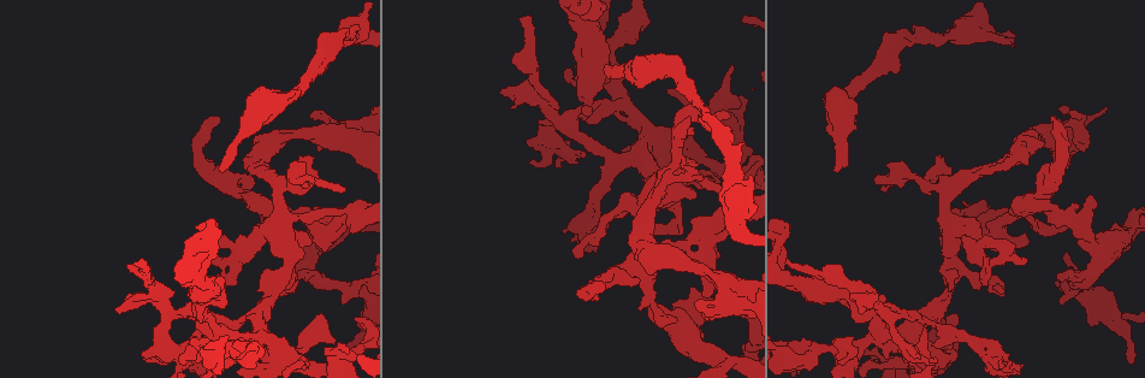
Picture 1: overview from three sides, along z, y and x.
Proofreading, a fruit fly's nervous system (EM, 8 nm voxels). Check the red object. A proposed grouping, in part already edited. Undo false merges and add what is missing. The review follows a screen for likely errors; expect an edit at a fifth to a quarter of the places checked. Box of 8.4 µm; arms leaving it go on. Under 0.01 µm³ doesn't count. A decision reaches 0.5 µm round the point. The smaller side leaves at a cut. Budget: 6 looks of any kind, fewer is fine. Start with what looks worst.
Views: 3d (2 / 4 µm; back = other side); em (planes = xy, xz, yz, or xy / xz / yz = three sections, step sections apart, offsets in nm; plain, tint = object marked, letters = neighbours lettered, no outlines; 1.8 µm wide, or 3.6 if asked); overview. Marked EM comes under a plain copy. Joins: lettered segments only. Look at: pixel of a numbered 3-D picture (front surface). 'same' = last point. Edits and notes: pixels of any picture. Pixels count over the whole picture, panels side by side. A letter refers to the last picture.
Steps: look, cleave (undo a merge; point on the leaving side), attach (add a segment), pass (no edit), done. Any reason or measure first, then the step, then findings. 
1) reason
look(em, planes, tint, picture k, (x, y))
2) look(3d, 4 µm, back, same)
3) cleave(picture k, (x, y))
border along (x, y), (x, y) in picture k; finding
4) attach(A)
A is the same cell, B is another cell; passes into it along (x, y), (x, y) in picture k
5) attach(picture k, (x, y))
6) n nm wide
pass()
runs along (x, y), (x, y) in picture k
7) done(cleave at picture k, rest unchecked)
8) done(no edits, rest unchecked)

thick turns thin
look(3d, 4 µm, picture 1, (625, 163))

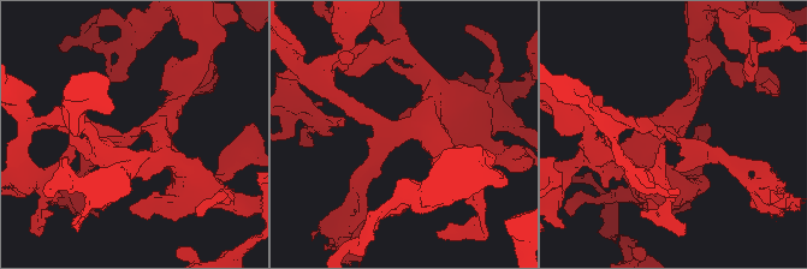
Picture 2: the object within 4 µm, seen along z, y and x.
3 arms; arms of 170, 360, 360 nm
look(em, planes, letters, picture 2, (399, 138))

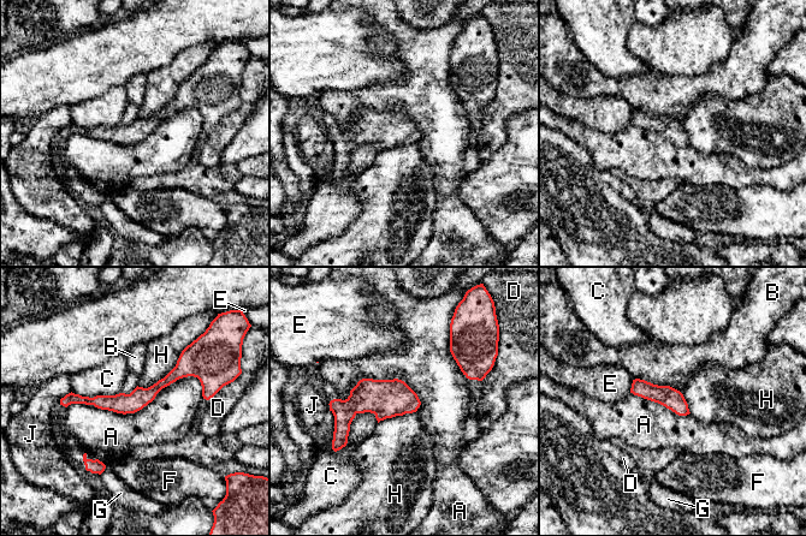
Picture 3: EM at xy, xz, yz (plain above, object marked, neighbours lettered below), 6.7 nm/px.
140 nm wide; A touches over 900 nm
pass()
A, B, C, D, E, F, G, H and J are other cells; continuous, no second neuron

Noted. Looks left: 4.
four-way junction
look(em, planes, tint, picture 1, (356, 291))

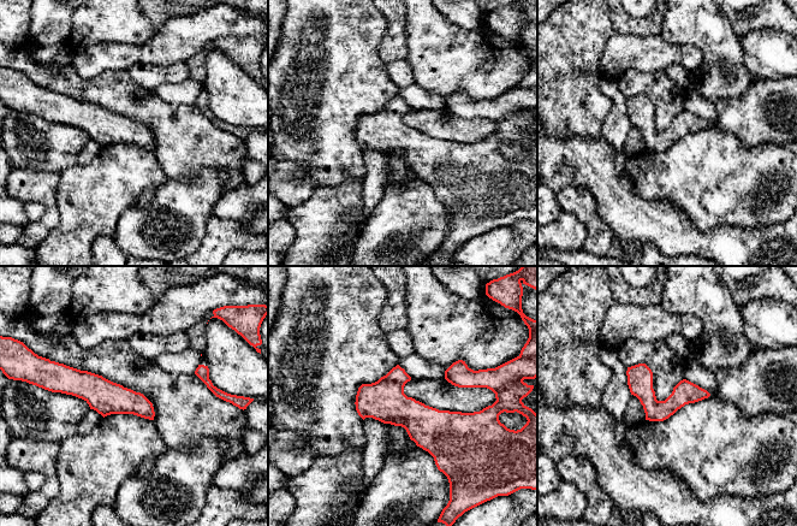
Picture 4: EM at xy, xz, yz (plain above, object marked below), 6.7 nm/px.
what lies round it
look(em, planes, letters, same)

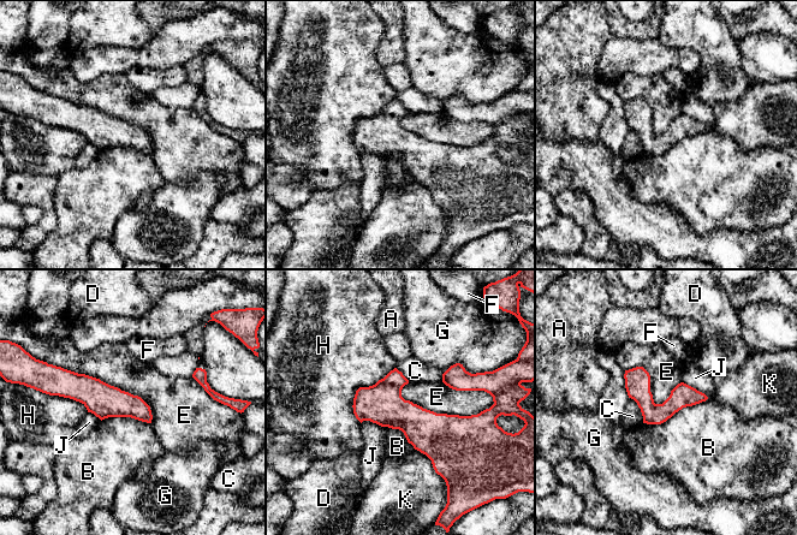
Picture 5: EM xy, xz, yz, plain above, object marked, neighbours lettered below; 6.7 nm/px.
pass()
A, B, C, D, E, F, G, H, J and K are other cells; runs along (60, 391), (90, 391), (148, 418) in picture 5; all the same neuron

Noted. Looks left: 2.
branch stops here
look(em, planes, letters, picture 1, (1070, 113))

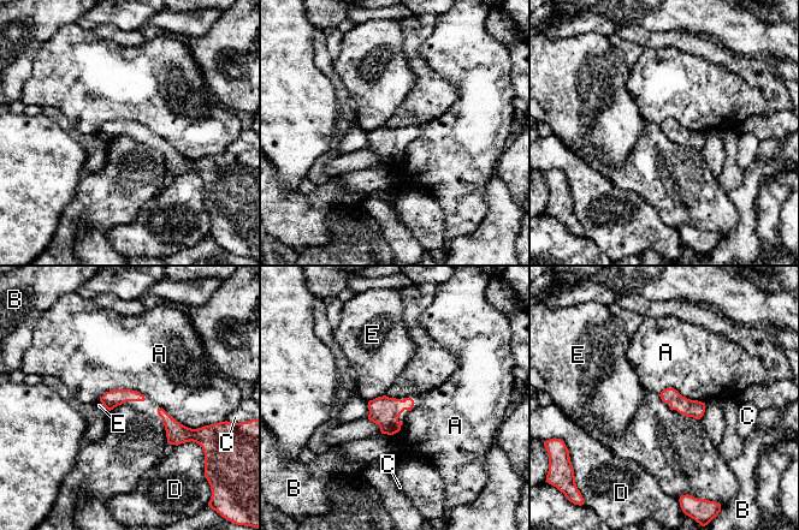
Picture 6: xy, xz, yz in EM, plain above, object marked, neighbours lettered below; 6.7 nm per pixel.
A touches over 320 nm
pass()
A, B, C, D and E are other cells; border along (144, 395), (110, 389), (99, 399) in picture 6; no lettered segment goes on from it

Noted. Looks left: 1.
done(no edits, rest unchecked)

